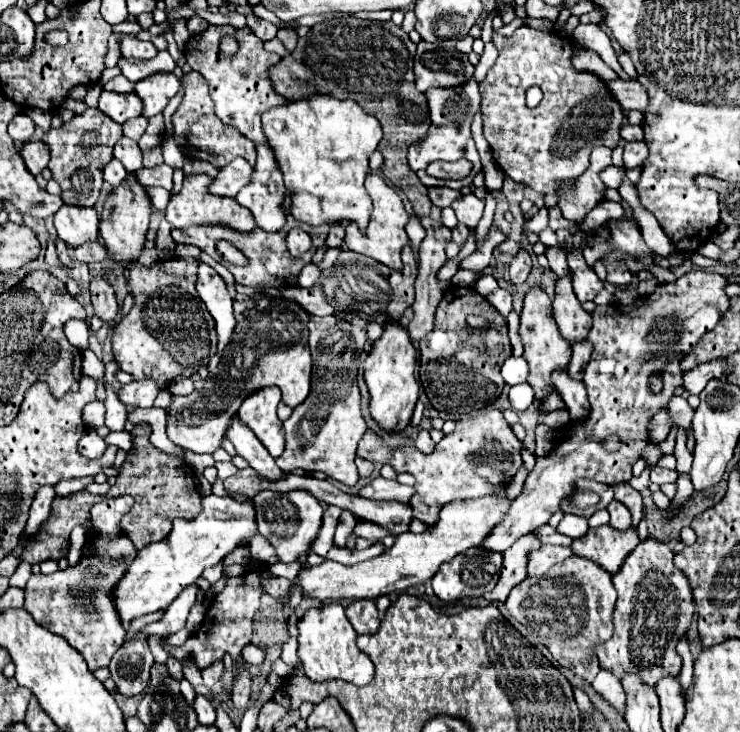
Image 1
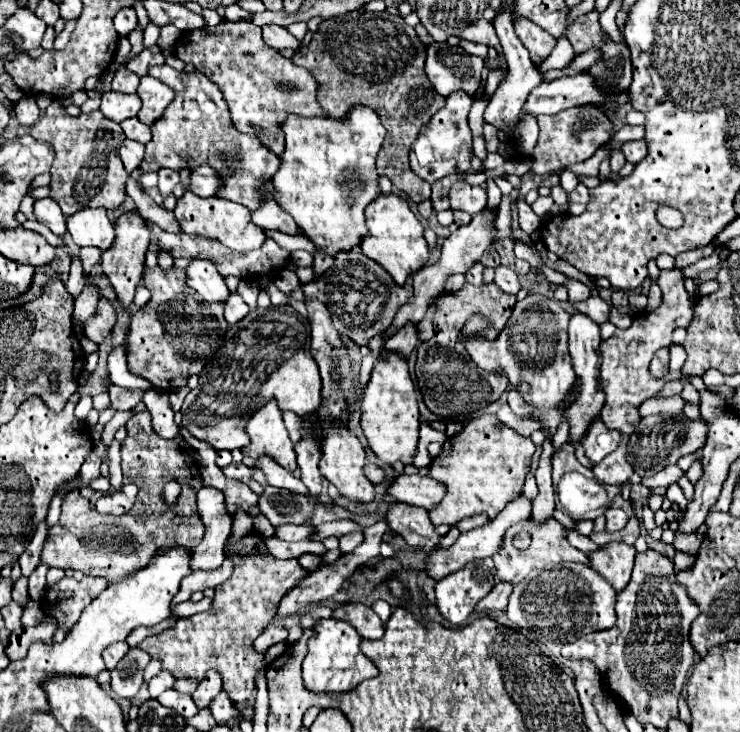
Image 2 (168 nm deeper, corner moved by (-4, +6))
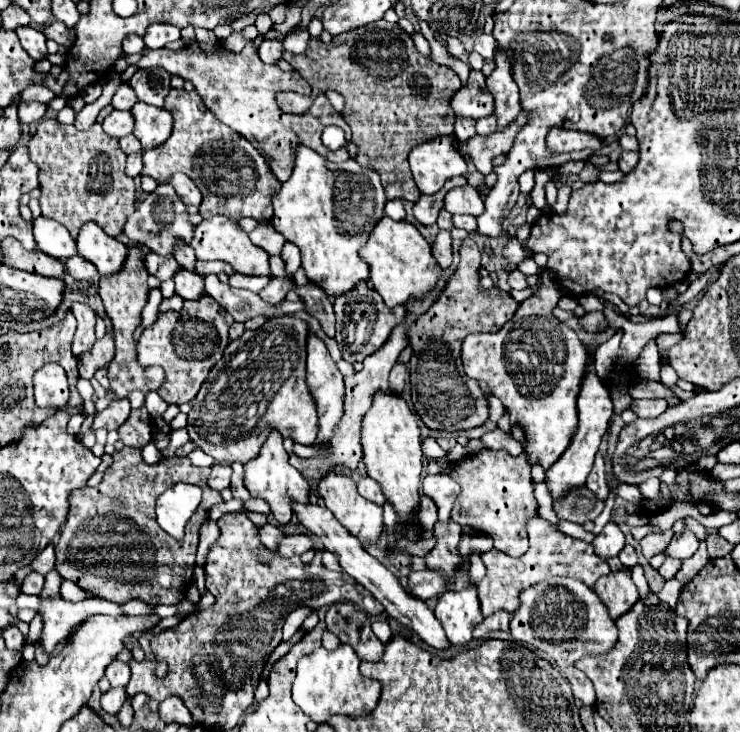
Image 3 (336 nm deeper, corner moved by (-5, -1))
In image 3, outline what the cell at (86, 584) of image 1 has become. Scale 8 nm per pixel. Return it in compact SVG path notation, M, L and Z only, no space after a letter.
M115 660L113 668L105 668L105 676L111 682L111 686L127 686L129 676L131 676L129 664L125 664L121 660Z

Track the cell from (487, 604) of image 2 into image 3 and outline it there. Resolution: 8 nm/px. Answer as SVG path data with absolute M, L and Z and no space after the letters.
M499 610L499 612L493 612L491 616L487 616L477 630L507 630L509 628L509 618L511 614L507 610Z

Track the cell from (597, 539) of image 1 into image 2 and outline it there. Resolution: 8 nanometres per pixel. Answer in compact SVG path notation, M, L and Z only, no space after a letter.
M608 543L600 551L594 551L588 555L590 557L590 567L598 571L616 593L620 593L632 573L636 549L626 543Z

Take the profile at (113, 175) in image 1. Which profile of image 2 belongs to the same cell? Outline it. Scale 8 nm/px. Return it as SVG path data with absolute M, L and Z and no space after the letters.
M130 177L128 183L126 183L126 193L134 199L134 203L136 203L136 207L138 207L138 213L140 213L146 221L158 225L160 229L164 229L164 231L168 231L168 233L180 233L180 227L178 227L176 217L172 215L172 211L166 211L164 207L156 205L142 189L138 189L138 185L136 185L136 181L134 181L132 177Z

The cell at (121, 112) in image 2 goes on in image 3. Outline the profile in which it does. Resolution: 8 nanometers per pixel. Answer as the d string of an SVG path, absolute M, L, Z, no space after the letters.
M113 110L105 120L103 120L103 130L105 134L109 136L115 136L115 138L123 138L127 134L133 132L133 126L135 126L135 118L131 112L119 112L119 110Z

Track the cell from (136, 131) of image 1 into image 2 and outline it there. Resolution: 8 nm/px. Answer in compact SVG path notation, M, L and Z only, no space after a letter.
M130 117L122 123L122 129L126 133L128 139L132 141L138 141L138 143L148 143L152 139L152 133L150 133L150 127L144 127L144 123L140 123L136 117Z

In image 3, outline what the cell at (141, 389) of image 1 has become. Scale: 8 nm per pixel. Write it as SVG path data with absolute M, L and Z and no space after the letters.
M127 398L113 400L105 410L95 414L93 430L99 430L99 428L107 428L107 430L119 428L129 418L129 412L131 412L131 406L129 406Z

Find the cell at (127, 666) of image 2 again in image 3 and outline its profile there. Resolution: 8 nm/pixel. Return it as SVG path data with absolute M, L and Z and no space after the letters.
M111 688L111 690L107 690L107 692L103 694L101 706L103 706L103 710L107 710L109 714L115 714L115 712L121 710L125 698L127 698L127 690L125 690L125 688Z

